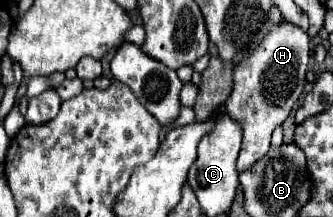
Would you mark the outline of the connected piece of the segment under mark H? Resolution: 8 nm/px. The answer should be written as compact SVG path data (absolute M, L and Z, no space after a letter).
M284 21L280 25L274 25L262 39L262 43L256 49L252 49L246 57L242 57L240 63L236 63L232 93L226 99L224 107L228 115L234 117L244 129L242 151L236 163L238 171L252 167L258 159L262 159L268 153L272 131L286 121L292 107L302 97L308 61L310 61L308 35L300 27Z

